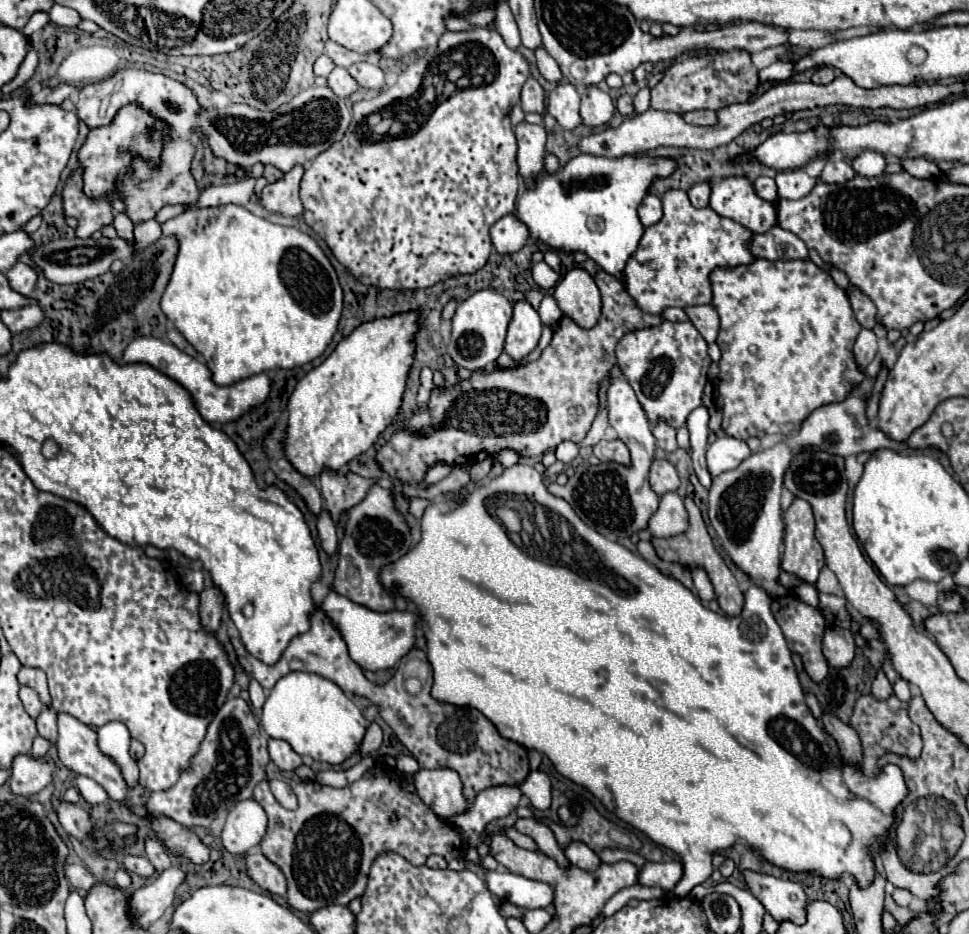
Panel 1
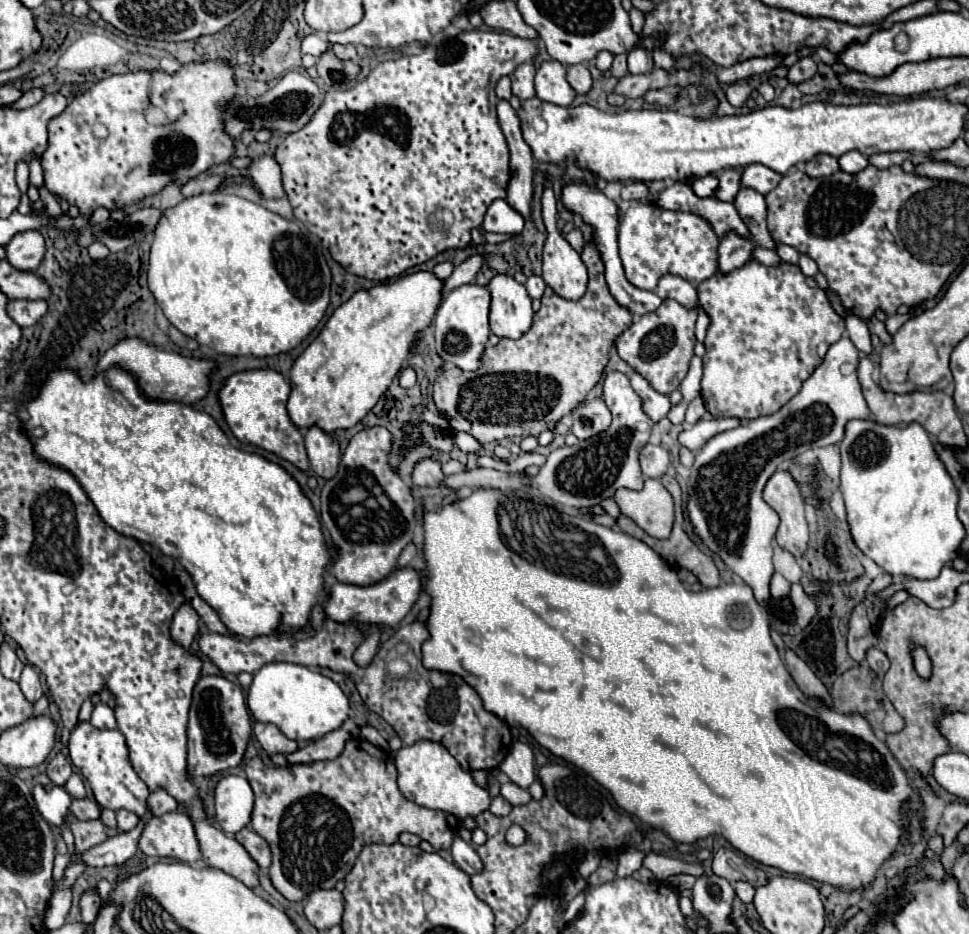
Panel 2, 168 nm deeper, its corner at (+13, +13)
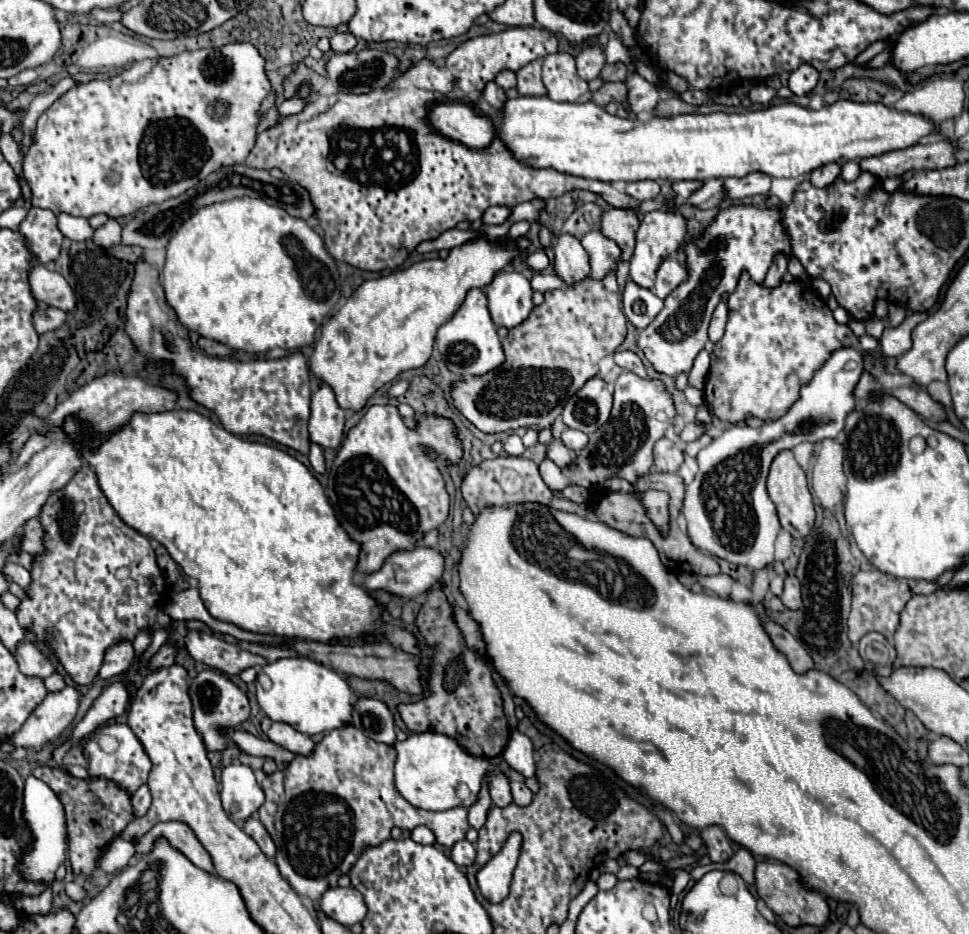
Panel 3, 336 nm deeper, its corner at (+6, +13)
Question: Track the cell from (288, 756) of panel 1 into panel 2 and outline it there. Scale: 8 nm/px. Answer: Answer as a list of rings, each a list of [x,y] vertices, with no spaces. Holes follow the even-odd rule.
[[[255,722],[253,734],[267,754],[289,754],[297,750],[297,742],[289,740],[275,724]]]

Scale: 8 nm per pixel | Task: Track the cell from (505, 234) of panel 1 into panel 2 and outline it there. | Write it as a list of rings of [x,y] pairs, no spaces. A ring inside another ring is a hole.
[[[495,200],[487,208],[487,214],[483,220],[483,228],[487,232],[497,232],[507,236],[519,234],[523,230],[523,224],[525,224],[525,218],[517,210],[513,210],[505,200]]]

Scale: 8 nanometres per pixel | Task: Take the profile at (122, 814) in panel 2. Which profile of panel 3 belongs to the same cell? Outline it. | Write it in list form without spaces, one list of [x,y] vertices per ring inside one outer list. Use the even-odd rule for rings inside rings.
[[[144,784],[144,786],[140,786],[140,788],[138,788],[138,792],[132,796],[132,810],[134,810],[134,816],[136,816],[136,818],[144,816],[144,814],[148,812],[150,804],[152,804],[150,790],[148,790],[148,786]]]

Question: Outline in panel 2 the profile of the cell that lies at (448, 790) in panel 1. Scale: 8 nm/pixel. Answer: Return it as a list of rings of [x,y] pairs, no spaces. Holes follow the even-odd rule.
[[[419,740],[413,746],[401,746],[393,754],[393,758],[397,766],[397,786],[401,794],[423,808],[449,812],[459,818],[475,818],[491,804],[491,796],[487,794],[487,790],[477,786],[471,772],[465,772],[459,762],[455,762],[455,758],[447,752],[447,748],[439,746],[439,742]]]

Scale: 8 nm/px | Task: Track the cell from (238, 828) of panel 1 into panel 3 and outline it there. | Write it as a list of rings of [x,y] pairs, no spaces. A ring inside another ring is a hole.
[[[230,764],[223,768],[220,786],[224,810],[238,826],[242,826],[264,804],[264,790],[256,782],[252,768],[244,764]]]

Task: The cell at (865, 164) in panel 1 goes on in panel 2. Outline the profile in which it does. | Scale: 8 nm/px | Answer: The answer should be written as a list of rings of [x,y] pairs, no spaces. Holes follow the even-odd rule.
[[[851,150],[847,154],[843,154],[843,158],[839,158],[839,166],[843,172],[847,174],[857,174],[859,170],[863,170],[867,166],[867,158],[863,154],[859,154],[857,150]]]

